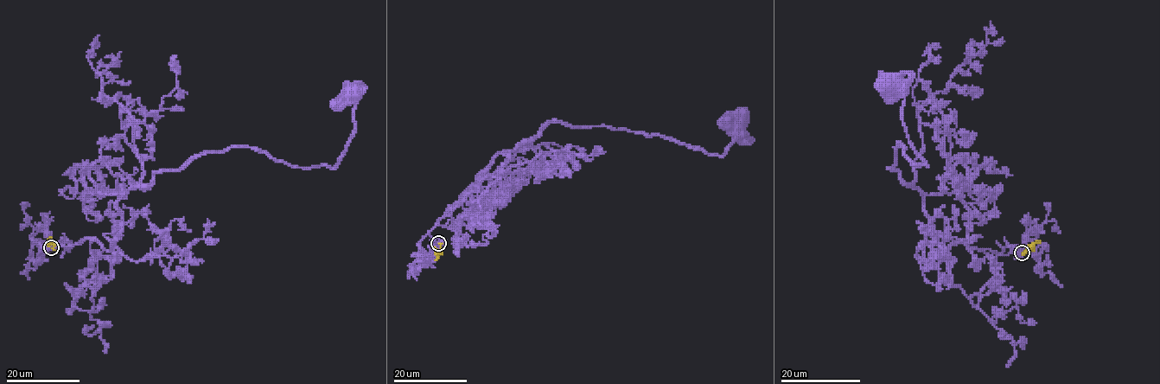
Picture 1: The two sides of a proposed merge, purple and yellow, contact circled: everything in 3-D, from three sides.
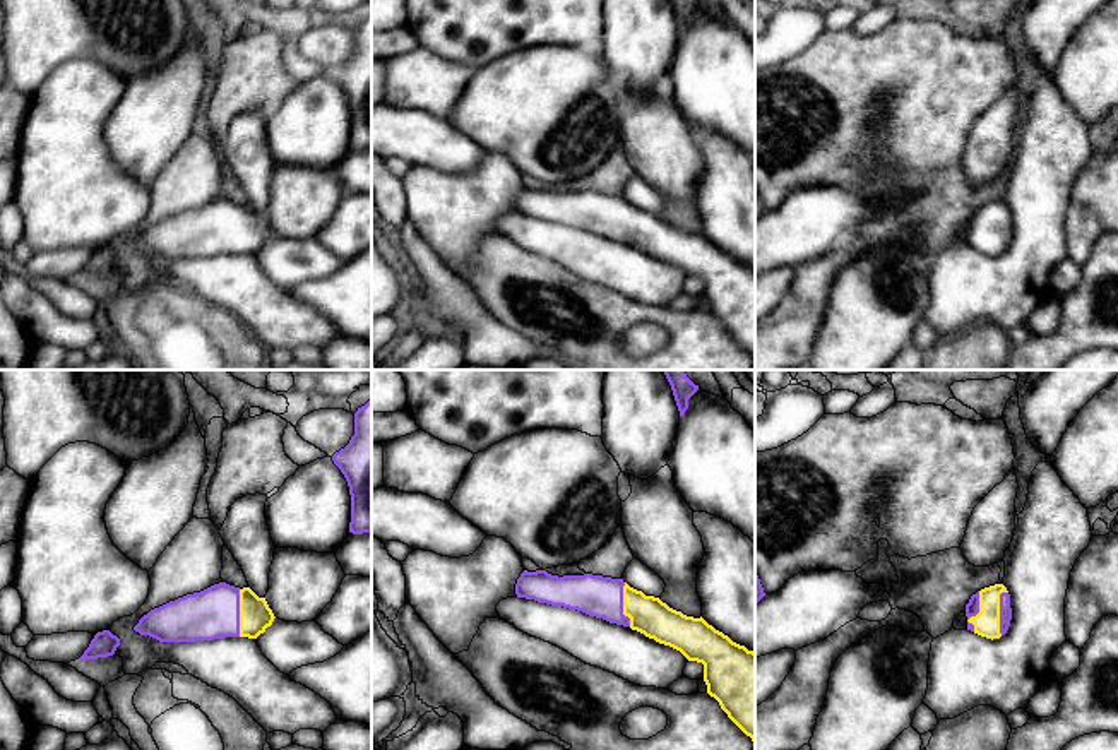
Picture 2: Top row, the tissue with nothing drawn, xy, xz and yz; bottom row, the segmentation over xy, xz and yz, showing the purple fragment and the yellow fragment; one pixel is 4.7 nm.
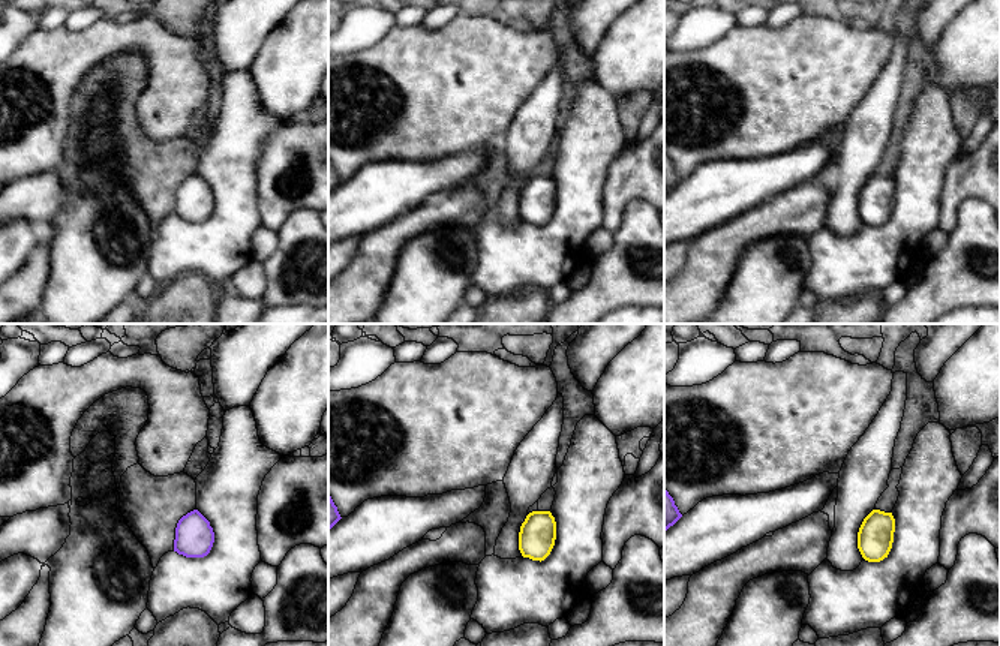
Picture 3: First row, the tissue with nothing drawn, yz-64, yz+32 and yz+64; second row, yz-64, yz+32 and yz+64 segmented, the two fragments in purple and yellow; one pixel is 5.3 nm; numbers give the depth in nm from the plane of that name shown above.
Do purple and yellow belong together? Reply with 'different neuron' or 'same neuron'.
same neuron

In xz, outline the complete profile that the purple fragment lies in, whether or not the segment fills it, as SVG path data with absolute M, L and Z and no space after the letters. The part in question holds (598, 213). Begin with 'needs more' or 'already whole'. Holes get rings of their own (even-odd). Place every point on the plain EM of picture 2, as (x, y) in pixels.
needs more | M524 187L515 211L630 243L680 267L688 277L702 279L707 310L755 360L755 269L733 259L702 233L687 233L623 195L592 190L558 193L546 187Z

